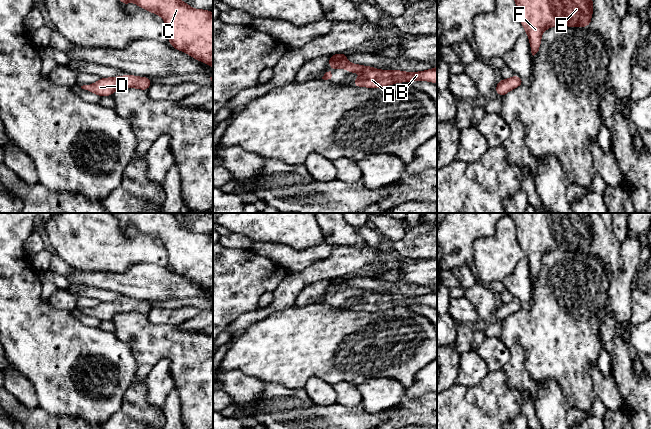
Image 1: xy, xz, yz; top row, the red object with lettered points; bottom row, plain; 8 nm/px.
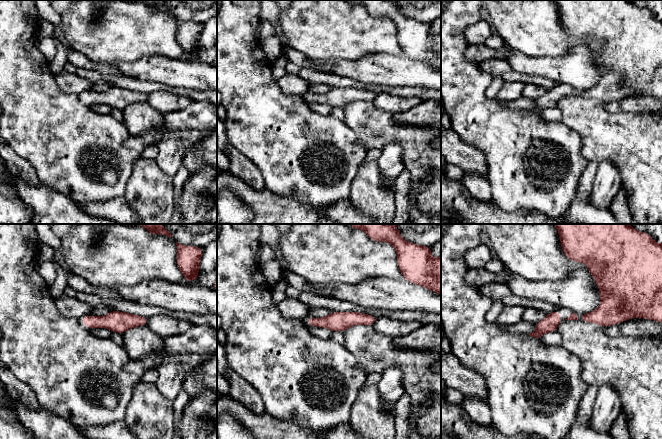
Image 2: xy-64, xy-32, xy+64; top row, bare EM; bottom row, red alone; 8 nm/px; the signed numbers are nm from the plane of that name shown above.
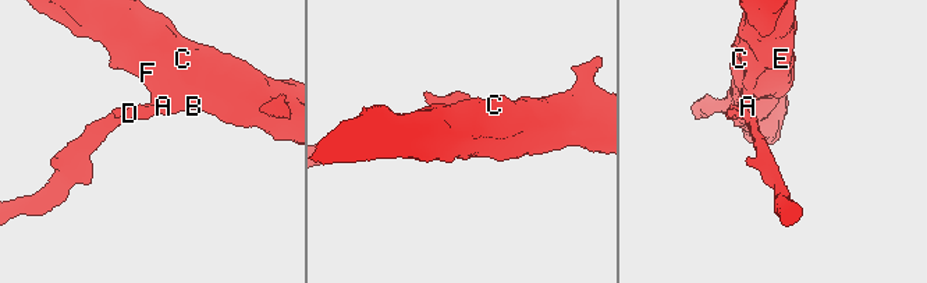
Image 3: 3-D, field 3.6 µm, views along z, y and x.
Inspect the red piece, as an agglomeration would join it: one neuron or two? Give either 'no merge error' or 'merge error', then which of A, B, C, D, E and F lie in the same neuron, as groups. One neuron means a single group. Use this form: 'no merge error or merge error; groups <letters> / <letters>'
no merge error; groups A B C D E F

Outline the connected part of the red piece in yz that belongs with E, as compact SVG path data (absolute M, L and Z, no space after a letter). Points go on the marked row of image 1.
M515 0L515 4L533 56L545 30L557 25L589 27L593 14L593 0Z

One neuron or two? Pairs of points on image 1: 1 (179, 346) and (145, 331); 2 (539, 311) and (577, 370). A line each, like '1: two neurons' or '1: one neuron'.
1: one neuron
2: one neuron

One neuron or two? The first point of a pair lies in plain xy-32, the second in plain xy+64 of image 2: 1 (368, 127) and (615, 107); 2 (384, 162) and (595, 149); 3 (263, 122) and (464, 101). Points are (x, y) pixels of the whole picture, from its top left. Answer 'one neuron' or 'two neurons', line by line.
1: two neurons
2: two neurons
3: one neuron

